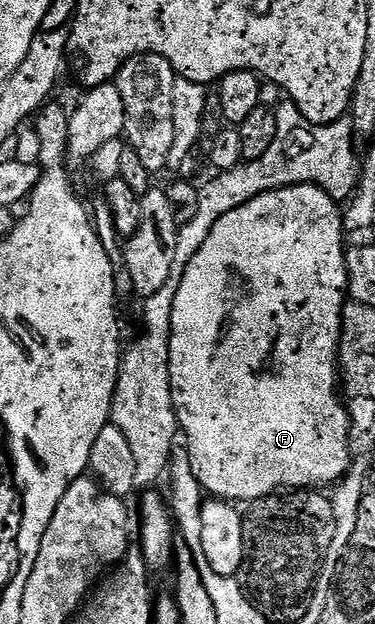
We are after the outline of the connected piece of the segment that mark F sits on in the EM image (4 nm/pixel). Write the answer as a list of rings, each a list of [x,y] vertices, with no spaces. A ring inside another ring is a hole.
[[[311,183],[258,195],[256,199],[233,209],[233,213],[225,213],[225,217],[221,217],[221,221],[213,225],[209,237],[205,237],[205,245],[197,249],[193,261],[189,261],[185,269],[185,277],[181,277],[177,297],[173,297],[169,337],[169,381],[179,430],[182,438],[187,438],[185,448],[191,458],[193,474],[208,496],[224,501],[254,501],[284,489],[323,489],[326,483],[338,483],[353,462],[353,434],[348,408],[337,394],[337,388],[340,386],[339,334],[343,332],[343,304],[345,292],[348,290],[343,219],[339,216],[339,207],[340,204],[336,200]]]

